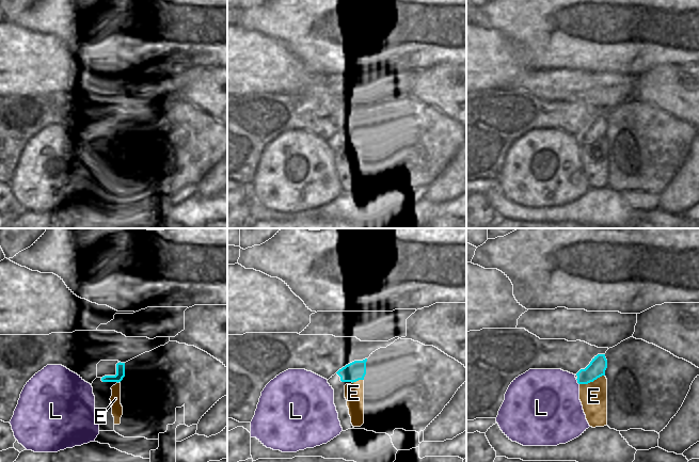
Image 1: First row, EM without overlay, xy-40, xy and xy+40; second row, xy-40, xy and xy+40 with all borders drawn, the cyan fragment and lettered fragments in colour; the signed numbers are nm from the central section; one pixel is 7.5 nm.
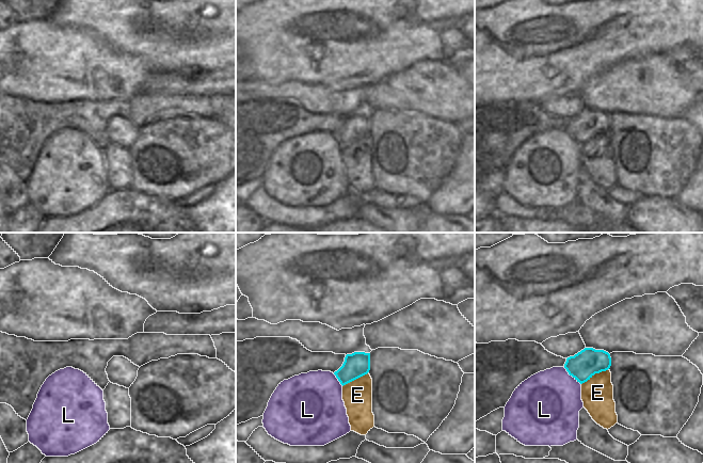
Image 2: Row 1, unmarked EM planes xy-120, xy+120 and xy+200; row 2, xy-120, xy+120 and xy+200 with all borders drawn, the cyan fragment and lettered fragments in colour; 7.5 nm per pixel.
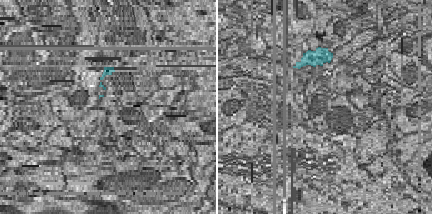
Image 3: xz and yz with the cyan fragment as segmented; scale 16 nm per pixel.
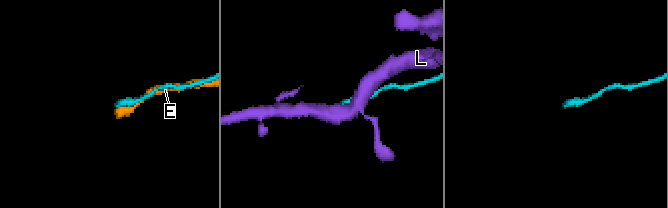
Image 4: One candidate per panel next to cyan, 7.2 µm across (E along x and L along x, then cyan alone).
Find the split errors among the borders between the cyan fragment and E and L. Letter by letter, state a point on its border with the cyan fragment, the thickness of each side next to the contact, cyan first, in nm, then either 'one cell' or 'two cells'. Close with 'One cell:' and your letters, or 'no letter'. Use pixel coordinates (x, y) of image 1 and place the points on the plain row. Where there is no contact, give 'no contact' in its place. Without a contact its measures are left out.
E: contact xy+40 (591, 142); calibres 130 and 200 nm; two cells
L: contact xy+40 (577, 143); calibres 130 and 440 nm; two cells
One cell: no letter

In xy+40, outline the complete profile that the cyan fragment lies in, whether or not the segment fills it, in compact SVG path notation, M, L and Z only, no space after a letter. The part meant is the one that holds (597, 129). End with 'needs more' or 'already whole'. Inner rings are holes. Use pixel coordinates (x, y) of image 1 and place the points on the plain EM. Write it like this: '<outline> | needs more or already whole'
M598 115L592 120L590 125L585 129L581 130L577 137L578 145L588 145L593 143L598 139L605 137L605 131L607 129L607 121L605 115Z | already whole

